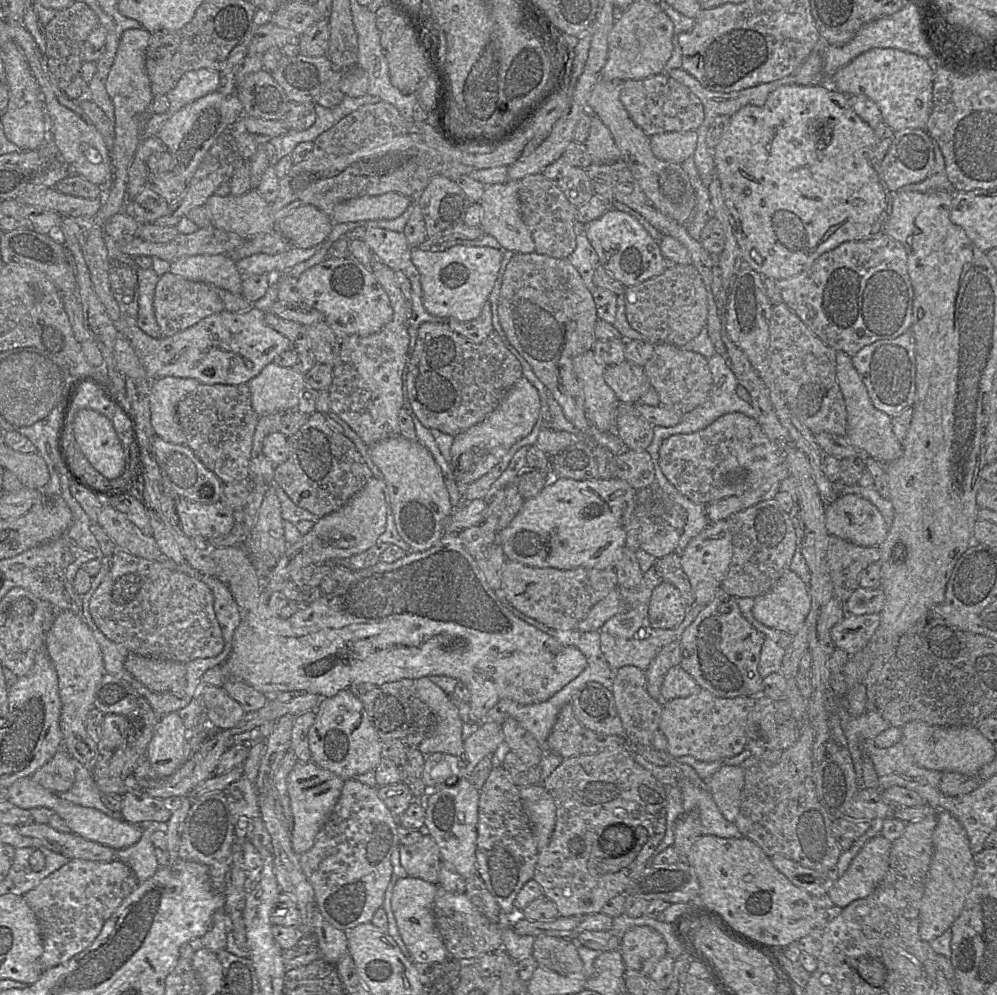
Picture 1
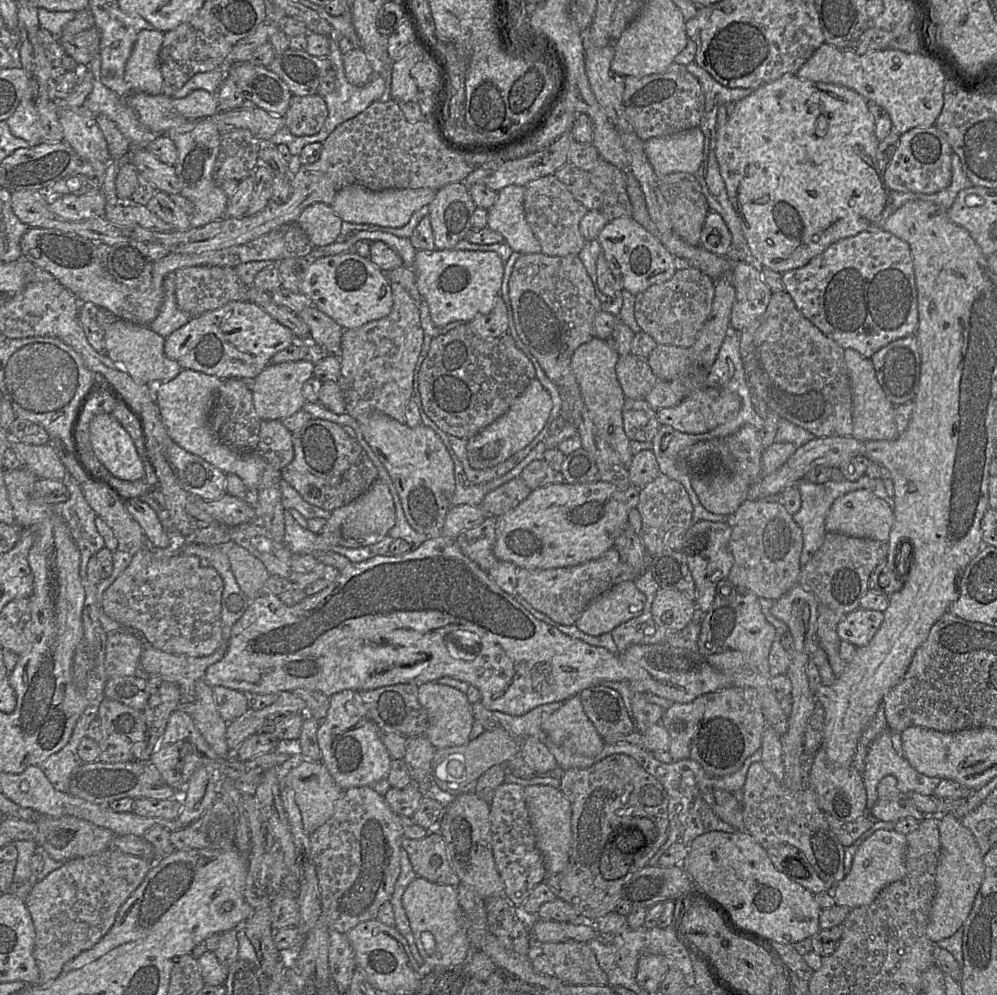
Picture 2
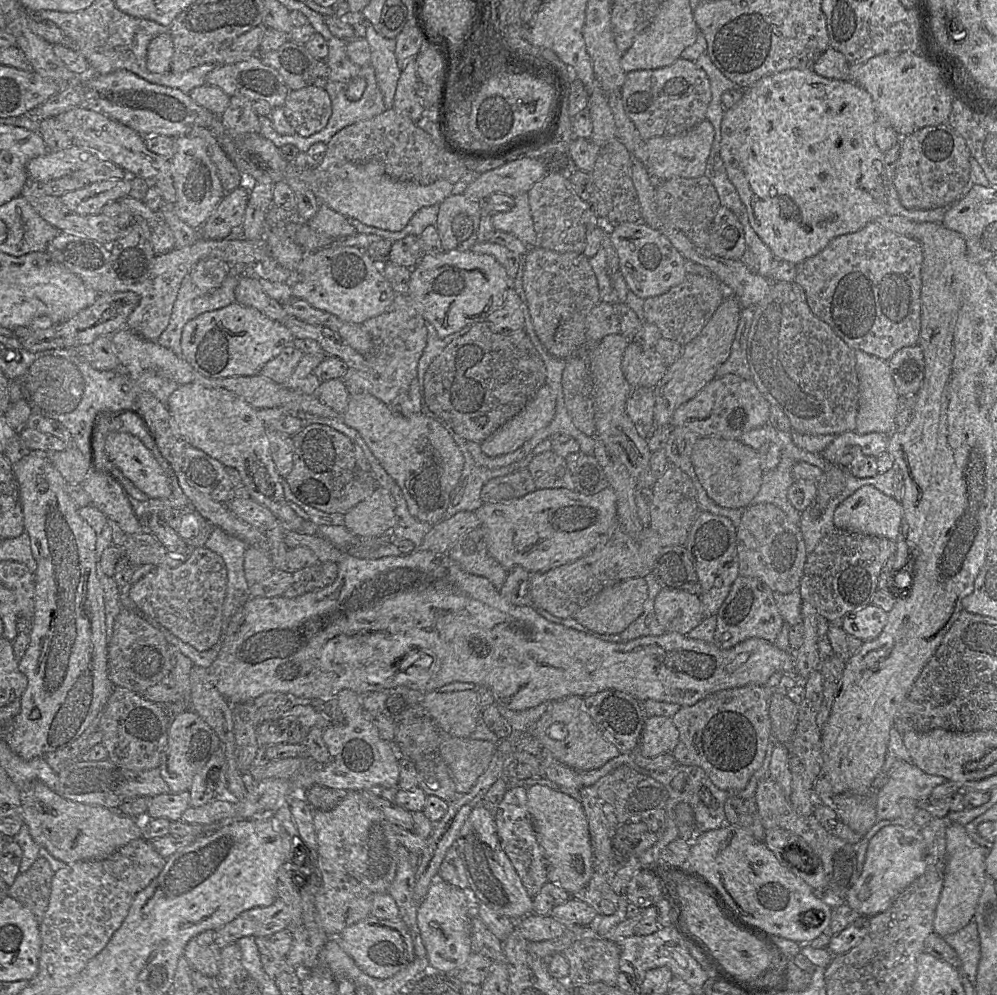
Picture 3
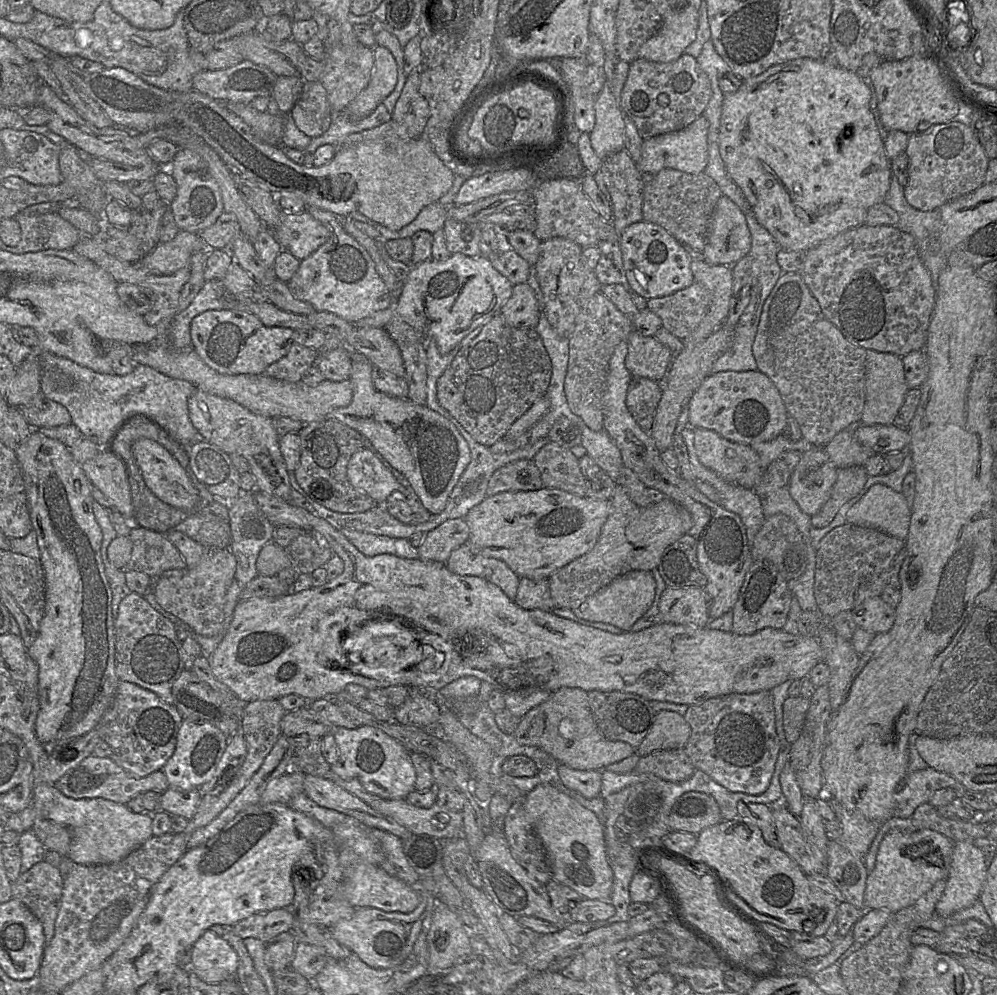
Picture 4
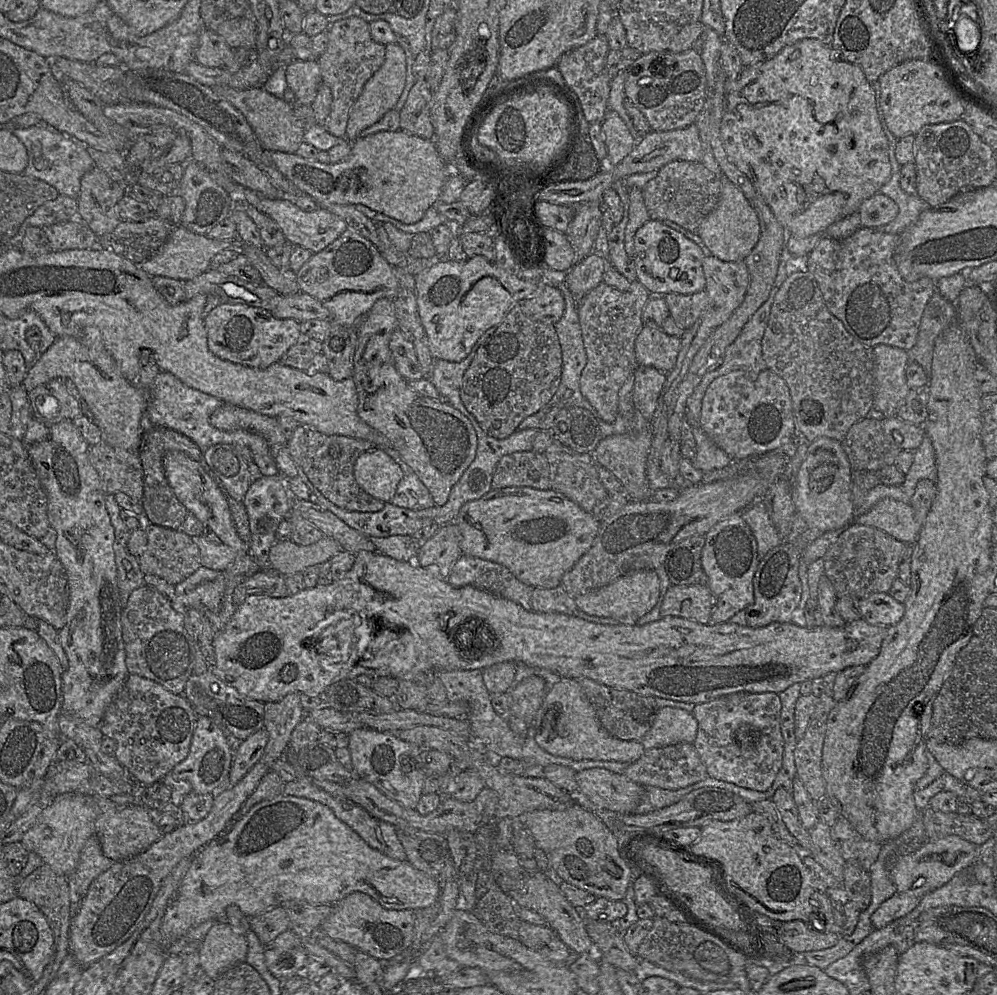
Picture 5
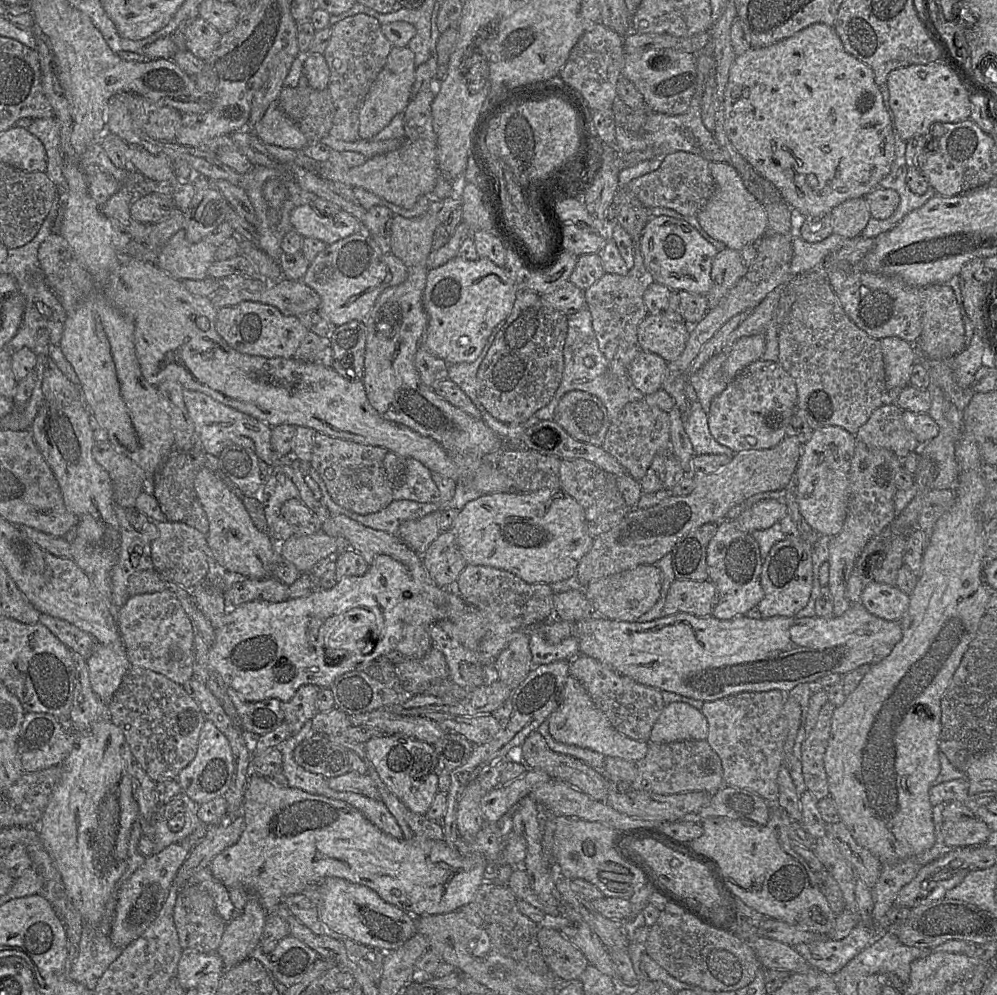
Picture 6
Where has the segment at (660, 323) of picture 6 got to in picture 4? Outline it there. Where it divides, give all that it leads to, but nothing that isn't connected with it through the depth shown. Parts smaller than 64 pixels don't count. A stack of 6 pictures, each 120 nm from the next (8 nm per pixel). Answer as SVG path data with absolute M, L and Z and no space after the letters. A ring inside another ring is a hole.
M632 331L627 340L625 366L632 377L662 381L674 358L671 350L655 336Z

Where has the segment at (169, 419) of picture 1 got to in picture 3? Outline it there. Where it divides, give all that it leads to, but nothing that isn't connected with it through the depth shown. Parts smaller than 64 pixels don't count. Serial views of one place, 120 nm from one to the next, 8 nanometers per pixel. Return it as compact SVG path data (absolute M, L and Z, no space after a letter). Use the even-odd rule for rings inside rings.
M196 382L180 385L169 396L166 405L172 431L226 467L237 469L249 498L271 510L286 531L310 535L319 532L318 525L298 516L285 498L281 483L283 477L278 473L270 452L268 425L258 417L258 409L232 391Z

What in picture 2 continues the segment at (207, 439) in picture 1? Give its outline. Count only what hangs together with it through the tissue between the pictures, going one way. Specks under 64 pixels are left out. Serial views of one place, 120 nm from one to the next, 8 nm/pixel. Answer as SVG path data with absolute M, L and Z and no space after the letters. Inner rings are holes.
M226 378L221 380L215 401L208 413L208 425L215 437L229 449L237 453L257 451L262 420L257 415L252 398L251 380Z

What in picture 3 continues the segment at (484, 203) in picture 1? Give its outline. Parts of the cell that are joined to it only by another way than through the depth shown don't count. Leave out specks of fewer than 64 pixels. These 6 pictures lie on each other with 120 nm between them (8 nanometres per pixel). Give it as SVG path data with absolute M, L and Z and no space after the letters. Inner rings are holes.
M519 194L514 200L515 205L510 211L491 214L493 227L495 230L513 234L529 247L537 247L528 195Z

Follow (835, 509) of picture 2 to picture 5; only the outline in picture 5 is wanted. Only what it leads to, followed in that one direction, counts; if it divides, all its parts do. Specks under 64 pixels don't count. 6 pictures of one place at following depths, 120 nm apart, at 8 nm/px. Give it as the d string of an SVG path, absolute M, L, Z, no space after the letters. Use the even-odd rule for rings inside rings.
M892 498L881 499L854 522L883 530L905 544L915 544L920 531L911 505Z

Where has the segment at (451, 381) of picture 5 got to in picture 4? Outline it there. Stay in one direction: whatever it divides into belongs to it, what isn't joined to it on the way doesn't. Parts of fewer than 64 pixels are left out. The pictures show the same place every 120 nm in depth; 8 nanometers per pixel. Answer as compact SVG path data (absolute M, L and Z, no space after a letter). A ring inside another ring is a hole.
M425 336L423 338L422 342L425 346L426 351L427 351L427 383L426 383L427 398L426 398L426 405L430 409L432 409L433 411L439 413L440 415L444 416L449 421L451 421L457 427L457 429L460 431L459 427L455 424L458 421L455 419L455 417L453 417L453 415L448 410L443 408L437 400L437 380L443 374L445 369L452 362L453 358L455 357L455 355L457 354L457 352L459 350L459 345L457 347L455 347L450 353L441 354L434 338Z

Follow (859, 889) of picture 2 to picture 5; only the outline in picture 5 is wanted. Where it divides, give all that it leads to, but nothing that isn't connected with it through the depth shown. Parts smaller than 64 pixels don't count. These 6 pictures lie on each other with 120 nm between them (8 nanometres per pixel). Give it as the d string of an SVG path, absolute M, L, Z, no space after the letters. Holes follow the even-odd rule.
M950 835L938 840L928 840L918 850L899 856L890 874L897 892L915 889L920 897L949 882L957 873L979 860L979 846L958 836Z

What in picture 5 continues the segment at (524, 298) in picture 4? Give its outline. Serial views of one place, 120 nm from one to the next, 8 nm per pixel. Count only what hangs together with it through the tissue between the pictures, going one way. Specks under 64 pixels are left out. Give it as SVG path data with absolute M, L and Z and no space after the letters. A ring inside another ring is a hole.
M540 282L534 296L519 301L522 311L531 319L555 324L565 311L565 299L560 288Z

